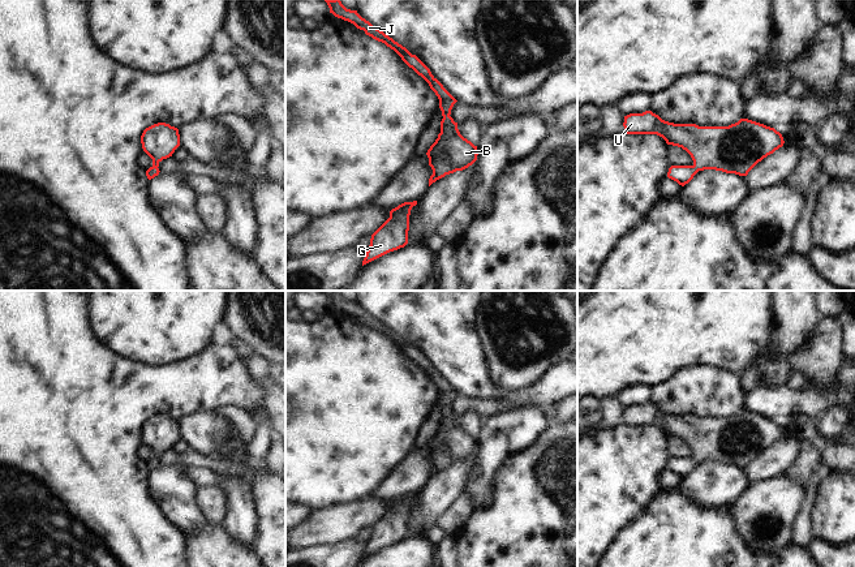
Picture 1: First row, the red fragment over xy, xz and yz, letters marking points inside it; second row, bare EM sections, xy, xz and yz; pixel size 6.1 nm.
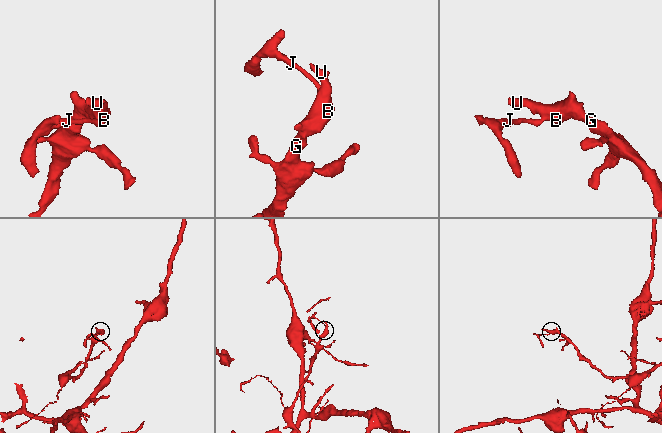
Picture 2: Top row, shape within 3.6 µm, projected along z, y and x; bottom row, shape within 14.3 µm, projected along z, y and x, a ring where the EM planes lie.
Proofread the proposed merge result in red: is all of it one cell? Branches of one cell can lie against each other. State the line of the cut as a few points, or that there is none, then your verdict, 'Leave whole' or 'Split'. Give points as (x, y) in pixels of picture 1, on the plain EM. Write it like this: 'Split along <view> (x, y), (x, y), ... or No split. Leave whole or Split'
No split. Leave whole

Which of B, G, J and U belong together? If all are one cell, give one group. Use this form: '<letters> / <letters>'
B G J U

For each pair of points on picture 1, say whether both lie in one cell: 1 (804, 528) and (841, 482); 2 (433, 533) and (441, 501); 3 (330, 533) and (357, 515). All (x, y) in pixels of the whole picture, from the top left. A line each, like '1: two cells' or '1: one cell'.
1: two cells
2: two cells
3: one cell

